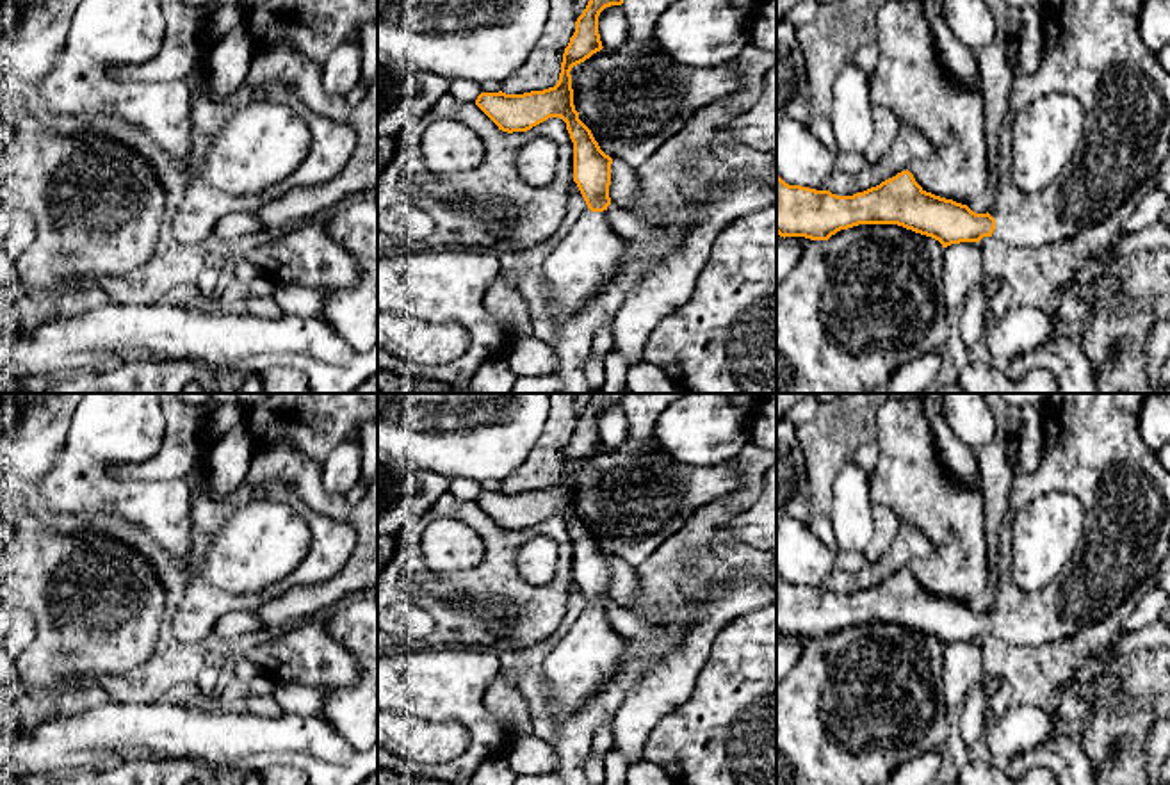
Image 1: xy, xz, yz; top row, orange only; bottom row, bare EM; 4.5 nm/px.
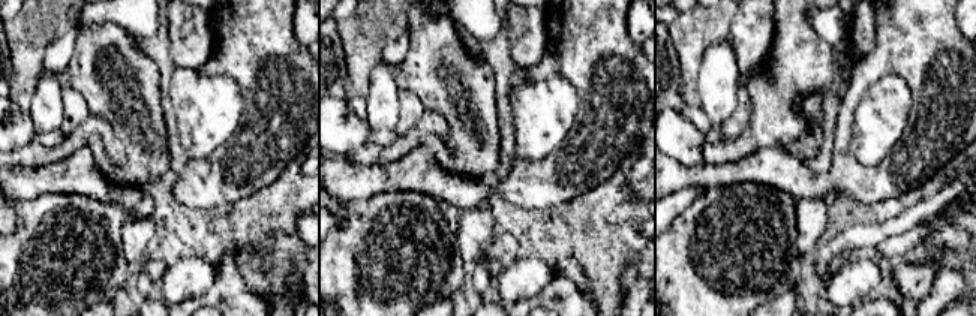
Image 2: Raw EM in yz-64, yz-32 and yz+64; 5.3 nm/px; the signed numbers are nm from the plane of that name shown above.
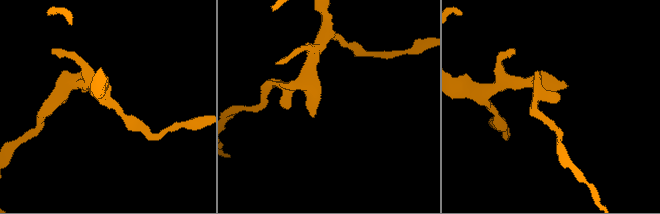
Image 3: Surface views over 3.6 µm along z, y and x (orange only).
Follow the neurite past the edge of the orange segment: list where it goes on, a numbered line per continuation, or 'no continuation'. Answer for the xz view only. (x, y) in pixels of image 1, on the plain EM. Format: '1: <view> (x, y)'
1: xz (581, 663)

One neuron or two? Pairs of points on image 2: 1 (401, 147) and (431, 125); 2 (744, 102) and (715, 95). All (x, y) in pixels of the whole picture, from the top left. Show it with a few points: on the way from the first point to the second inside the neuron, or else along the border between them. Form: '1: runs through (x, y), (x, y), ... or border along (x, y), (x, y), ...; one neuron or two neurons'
1: runs through (408, 143), (423, 131); one neuron
2: border along (741, 87), (736, 96), (736, 110), (720, 128); two neurons

